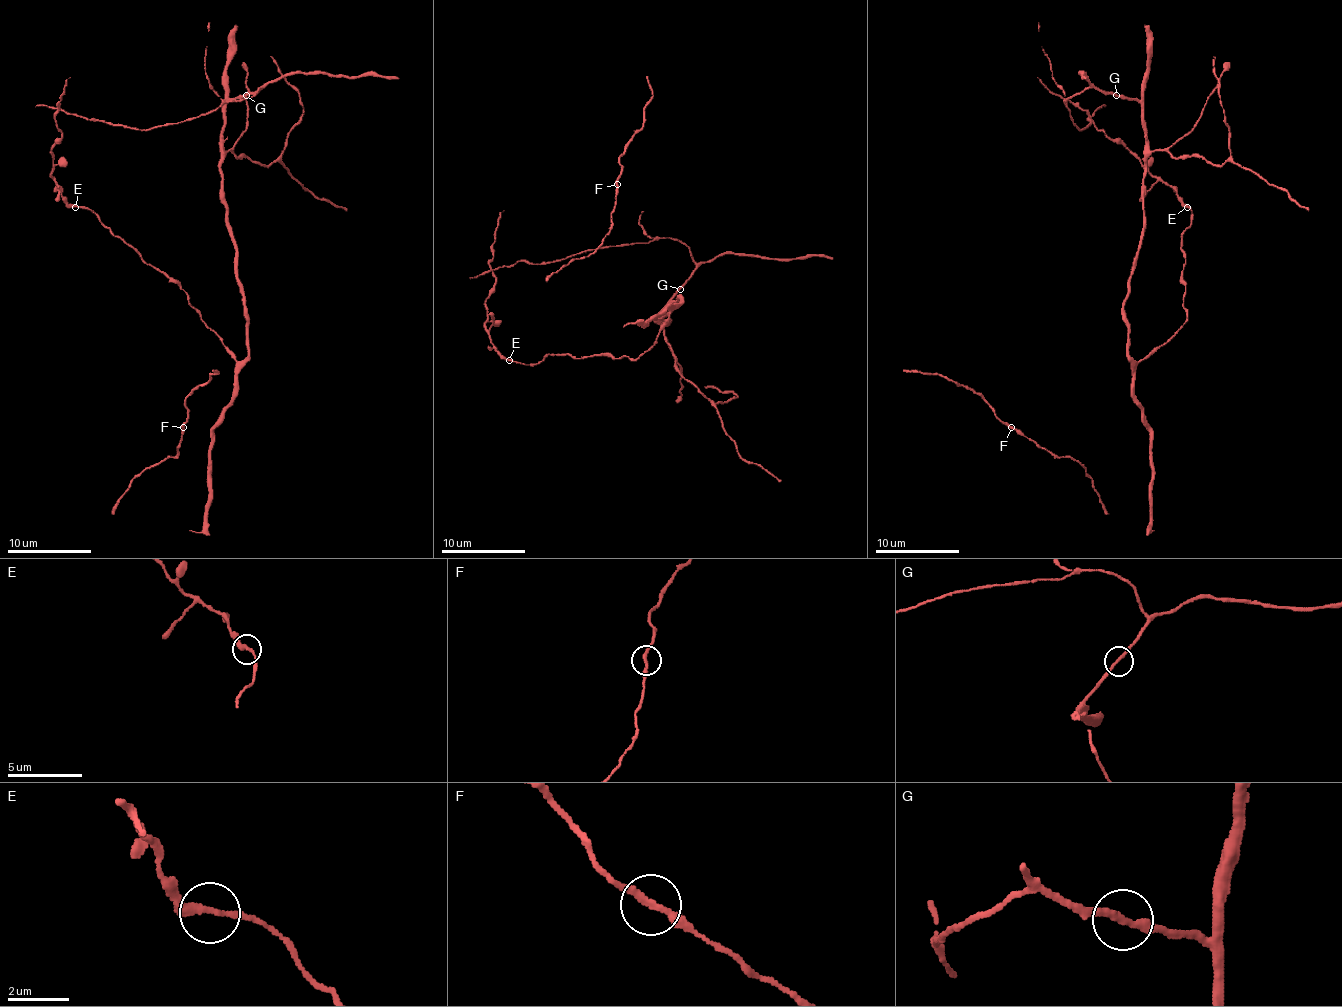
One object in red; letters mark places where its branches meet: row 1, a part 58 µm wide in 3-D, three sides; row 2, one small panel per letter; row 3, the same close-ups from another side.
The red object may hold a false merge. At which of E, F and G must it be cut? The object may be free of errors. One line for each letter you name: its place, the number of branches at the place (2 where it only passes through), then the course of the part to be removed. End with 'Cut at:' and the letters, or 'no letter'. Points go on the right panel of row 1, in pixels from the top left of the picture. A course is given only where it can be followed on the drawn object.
Cut at: no letter

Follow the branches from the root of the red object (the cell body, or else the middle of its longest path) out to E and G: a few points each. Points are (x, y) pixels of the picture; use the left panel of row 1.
E: (245, 303), (247, 356), (239, 362), (176, 282), (149, 265), (94, 213), (75, 207)
G: (245, 303), (237, 276), (237, 251), (229, 223), (229, 207), (220, 171), (224, 104), (245, 95)

